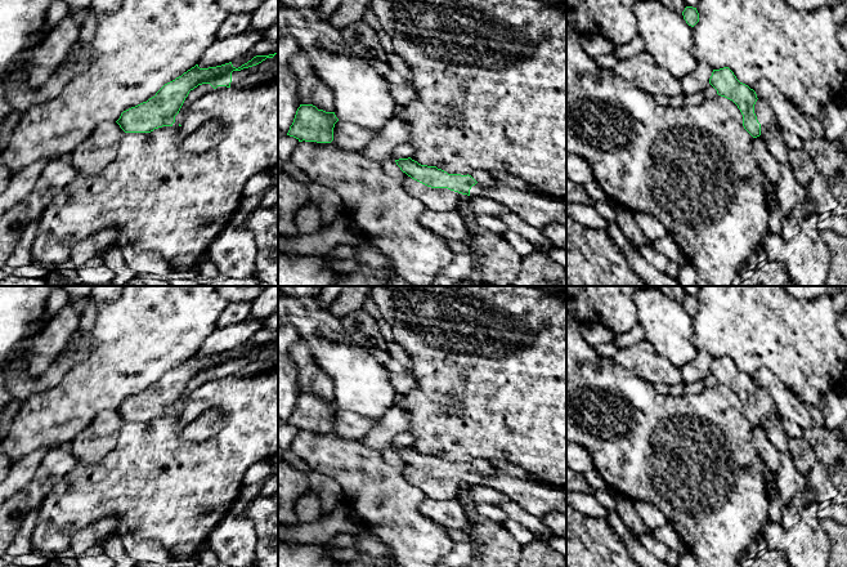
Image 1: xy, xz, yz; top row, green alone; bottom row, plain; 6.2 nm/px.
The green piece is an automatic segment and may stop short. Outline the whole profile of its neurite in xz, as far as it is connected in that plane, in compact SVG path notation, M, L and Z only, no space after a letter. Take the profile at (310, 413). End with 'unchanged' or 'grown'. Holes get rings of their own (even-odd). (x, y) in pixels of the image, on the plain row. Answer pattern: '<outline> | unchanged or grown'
M300 393L287 424L299 430L331 432L337 410L335 401L318 398L313 393Z | unchanged

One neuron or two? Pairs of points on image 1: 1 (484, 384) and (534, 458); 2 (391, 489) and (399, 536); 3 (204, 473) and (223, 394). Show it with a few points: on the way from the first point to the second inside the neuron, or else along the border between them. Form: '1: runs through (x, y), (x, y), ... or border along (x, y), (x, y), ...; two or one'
1: runs through (502, 402), (534, 434), (534, 440); one
2: runs through (391, 500), (391, 514), (399, 525); one
3: runs through (223, 454), (233, 443), (233, 414); one

